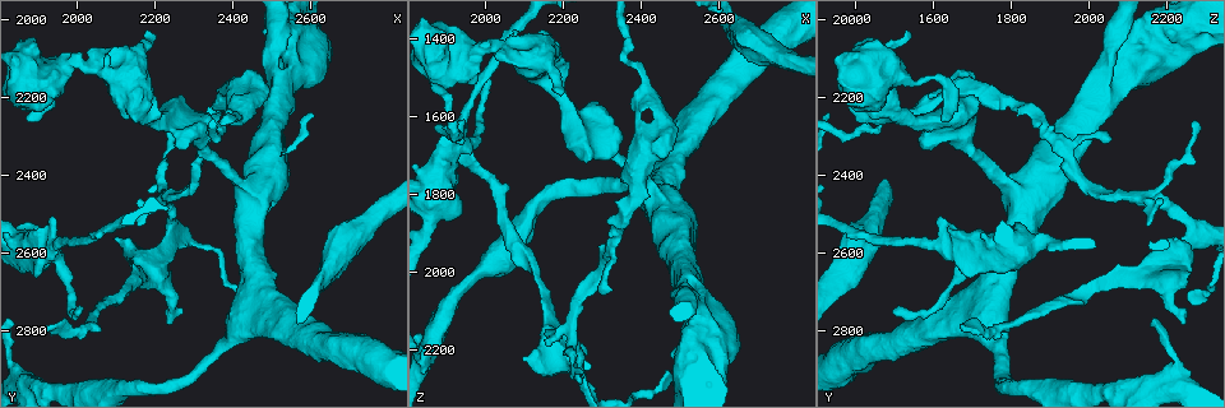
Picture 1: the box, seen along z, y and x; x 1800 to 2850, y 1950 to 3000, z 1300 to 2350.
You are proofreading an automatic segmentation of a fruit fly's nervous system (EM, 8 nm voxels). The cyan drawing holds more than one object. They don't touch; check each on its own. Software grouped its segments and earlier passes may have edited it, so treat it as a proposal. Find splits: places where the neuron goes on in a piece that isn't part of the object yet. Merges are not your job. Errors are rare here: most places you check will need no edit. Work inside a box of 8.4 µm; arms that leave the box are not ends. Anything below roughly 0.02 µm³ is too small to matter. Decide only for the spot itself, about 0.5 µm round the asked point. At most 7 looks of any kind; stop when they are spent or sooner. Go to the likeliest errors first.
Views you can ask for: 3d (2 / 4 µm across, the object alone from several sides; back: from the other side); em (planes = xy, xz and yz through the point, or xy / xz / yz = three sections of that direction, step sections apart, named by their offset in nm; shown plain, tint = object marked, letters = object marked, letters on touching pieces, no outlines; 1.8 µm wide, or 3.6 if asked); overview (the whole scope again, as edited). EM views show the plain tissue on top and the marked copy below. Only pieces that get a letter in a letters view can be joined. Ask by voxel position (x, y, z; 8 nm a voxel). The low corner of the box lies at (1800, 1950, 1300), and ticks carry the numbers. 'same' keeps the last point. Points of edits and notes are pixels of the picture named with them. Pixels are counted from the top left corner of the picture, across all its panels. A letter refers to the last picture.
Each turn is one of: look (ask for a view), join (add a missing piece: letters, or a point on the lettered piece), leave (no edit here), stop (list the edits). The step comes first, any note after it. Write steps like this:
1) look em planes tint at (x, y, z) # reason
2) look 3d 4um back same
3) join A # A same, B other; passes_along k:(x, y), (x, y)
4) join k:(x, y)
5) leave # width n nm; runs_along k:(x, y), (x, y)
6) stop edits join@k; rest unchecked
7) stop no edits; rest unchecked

look em xy step 8 letters at (2230, 2780, 2245) # an open end

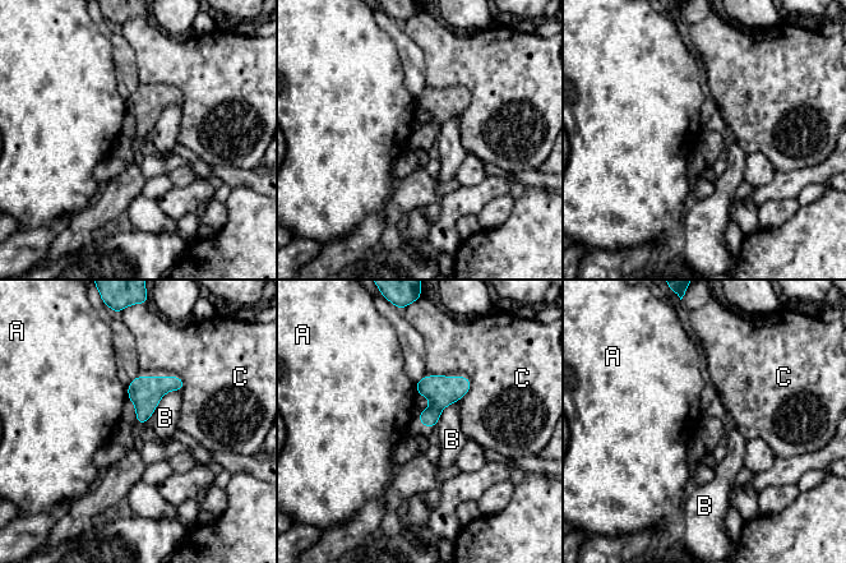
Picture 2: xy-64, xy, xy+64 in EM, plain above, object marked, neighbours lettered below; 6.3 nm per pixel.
leave # A other, B other, C other; border 2:(126, 387), (126, 396), (129, 398); none of them fits

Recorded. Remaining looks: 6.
look em planes tint at (1920, 2800, 1680) # end of a long branch

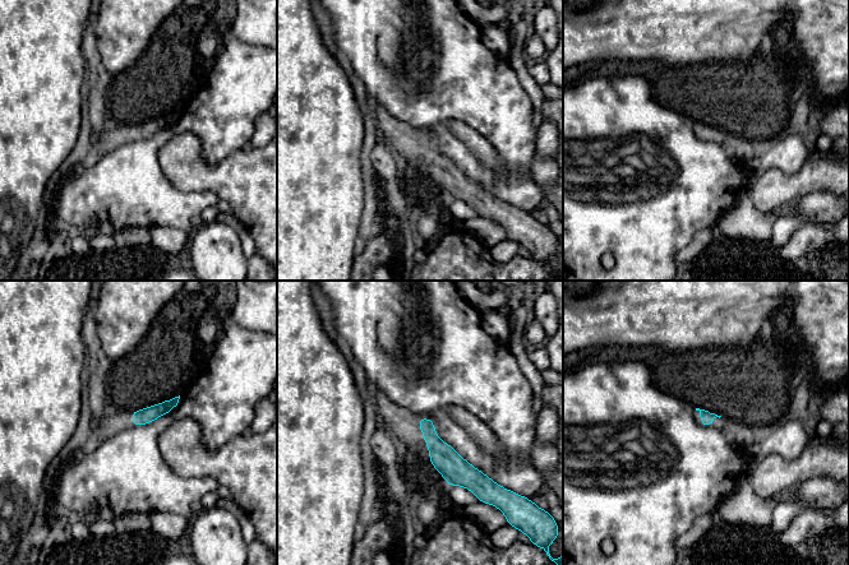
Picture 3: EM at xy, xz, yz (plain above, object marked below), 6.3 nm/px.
look em planes letters same

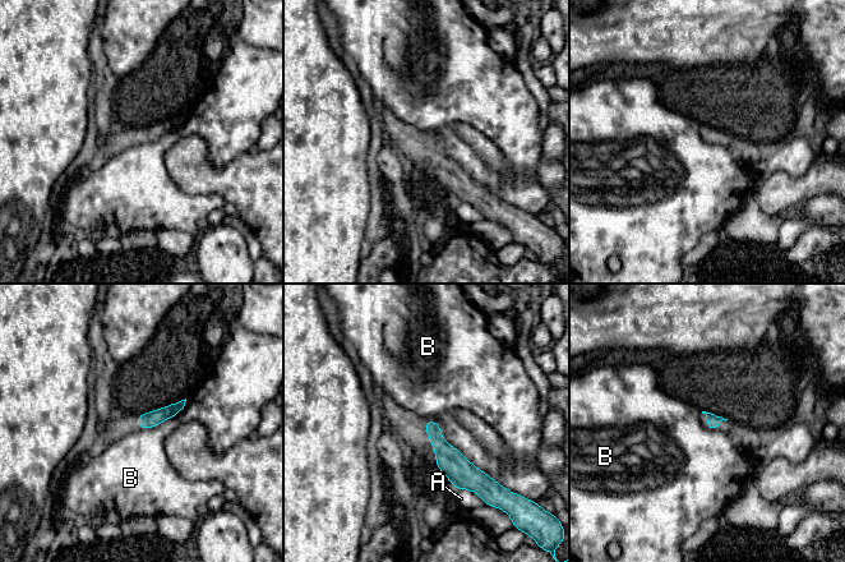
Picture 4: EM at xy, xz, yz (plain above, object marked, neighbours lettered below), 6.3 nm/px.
leave # A other, B other; border 4:(425, 419), (497, 482); no lettered piece goes on from it

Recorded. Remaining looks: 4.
look em yz step 8 letters at (1930, 2510, 1615) # thick end

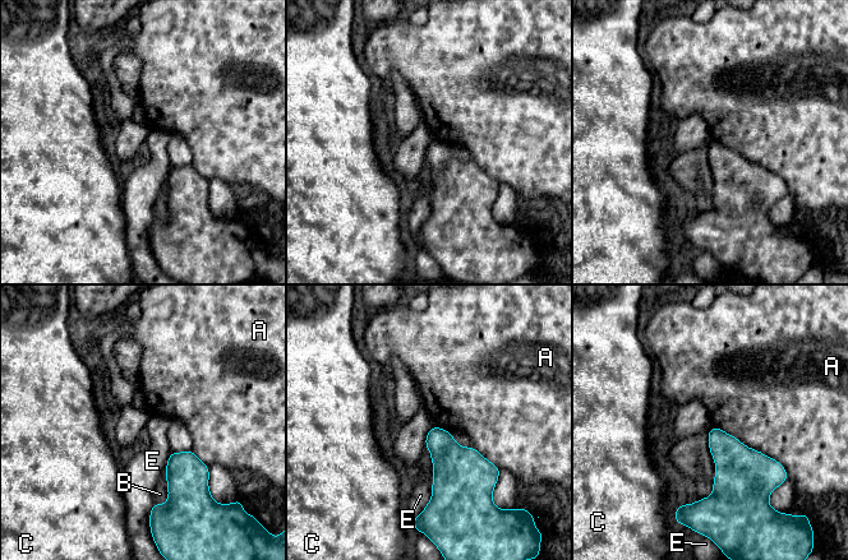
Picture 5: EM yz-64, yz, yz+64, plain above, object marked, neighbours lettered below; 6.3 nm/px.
look em planes letters same # another direction

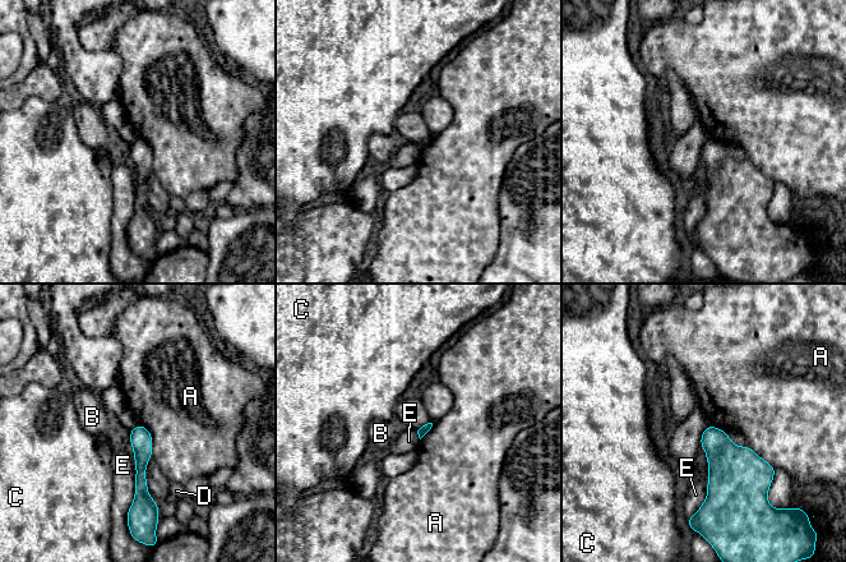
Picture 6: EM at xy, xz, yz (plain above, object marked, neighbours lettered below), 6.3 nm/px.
leave # A other, B other, C other, D other, E other; runs_along 6:(140, 428), (139, 503); no lettered piece goes on from it

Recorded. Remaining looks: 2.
stop no edits; rest unchecked

